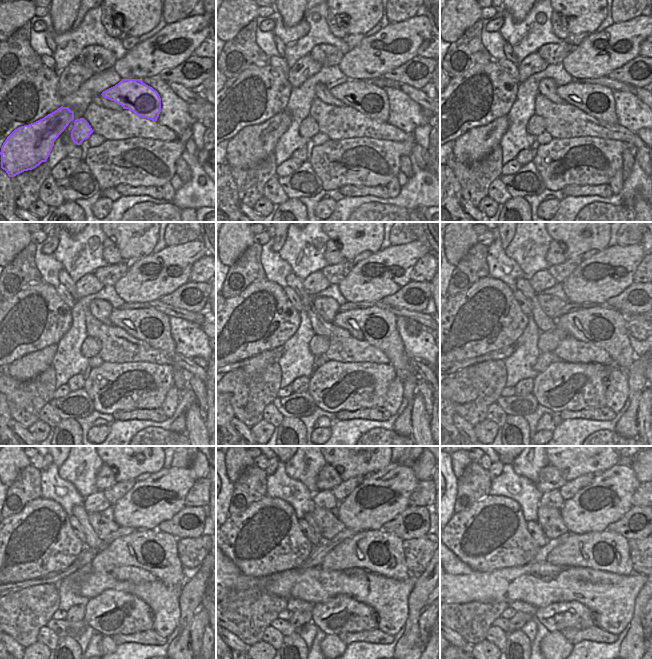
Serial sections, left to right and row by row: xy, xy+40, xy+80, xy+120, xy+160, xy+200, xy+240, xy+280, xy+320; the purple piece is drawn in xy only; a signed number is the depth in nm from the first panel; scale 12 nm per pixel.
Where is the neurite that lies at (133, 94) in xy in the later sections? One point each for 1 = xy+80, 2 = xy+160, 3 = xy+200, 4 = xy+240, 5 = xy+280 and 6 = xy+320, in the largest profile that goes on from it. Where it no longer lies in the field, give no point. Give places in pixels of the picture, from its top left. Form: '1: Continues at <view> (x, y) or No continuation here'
1: Continues at xy+80 (597, 101)
2: Continues at xy+160 (378, 327)
3: Continues at xy+200 (601, 326)
4: Continues at xy+240 (154, 551)
5: Continues at xy+280 (376, 551)
6: Continues at xy+320 (608, 551)

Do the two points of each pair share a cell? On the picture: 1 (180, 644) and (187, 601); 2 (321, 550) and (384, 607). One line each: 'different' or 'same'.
1: same
2: different

